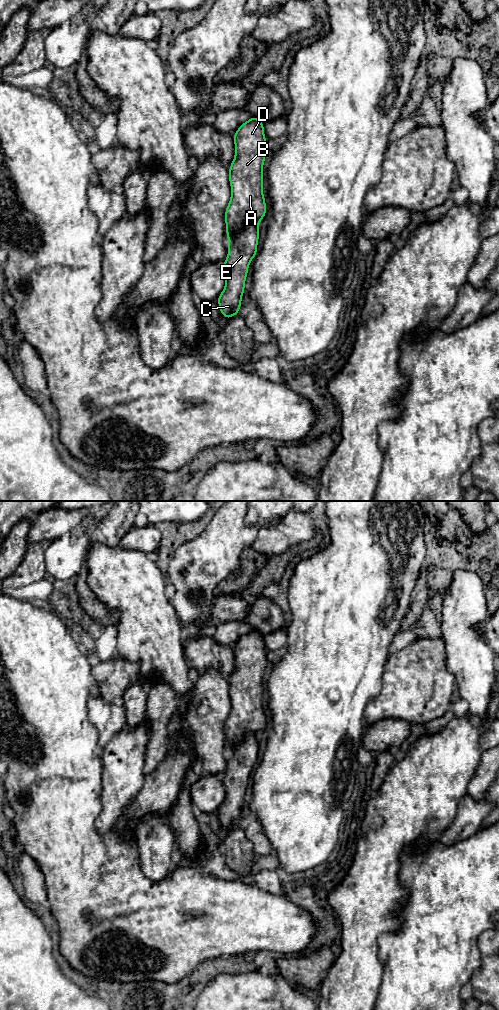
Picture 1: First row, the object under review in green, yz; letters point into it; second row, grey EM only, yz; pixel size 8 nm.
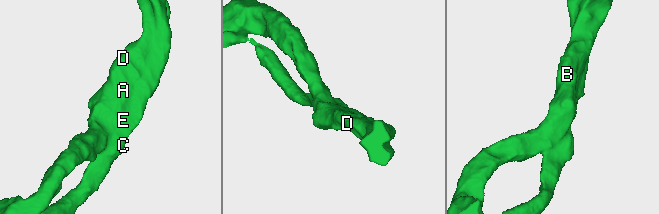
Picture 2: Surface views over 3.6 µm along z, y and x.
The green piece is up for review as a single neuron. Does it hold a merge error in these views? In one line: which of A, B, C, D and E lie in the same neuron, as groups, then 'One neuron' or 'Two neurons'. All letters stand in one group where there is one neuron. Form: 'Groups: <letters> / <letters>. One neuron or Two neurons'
Groups: A B C D E. One neuron

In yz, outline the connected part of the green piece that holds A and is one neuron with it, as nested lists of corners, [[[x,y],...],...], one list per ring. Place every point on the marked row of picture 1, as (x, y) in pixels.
[[[256,117],[241,124],[233,135],[235,157],[229,166],[231,198],[225,209],[228,254],[222,269],[226,278],[225,287],[217,298],[220,313],[228,320],[239,313],[245,289],[249,264],[257,254],[259,240],[259,222],[266,215],[266,203],[263,195],[263,165],[267,155],[268,142],[265,139],[264,123]]]

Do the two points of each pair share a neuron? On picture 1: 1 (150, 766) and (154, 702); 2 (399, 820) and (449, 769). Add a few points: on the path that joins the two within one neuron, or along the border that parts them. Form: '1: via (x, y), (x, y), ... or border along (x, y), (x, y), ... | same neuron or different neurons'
1: via (157, 750), (158, 718) | same neuron
2: via (412, 807), (432, 789), (436, 782) | same neuron

